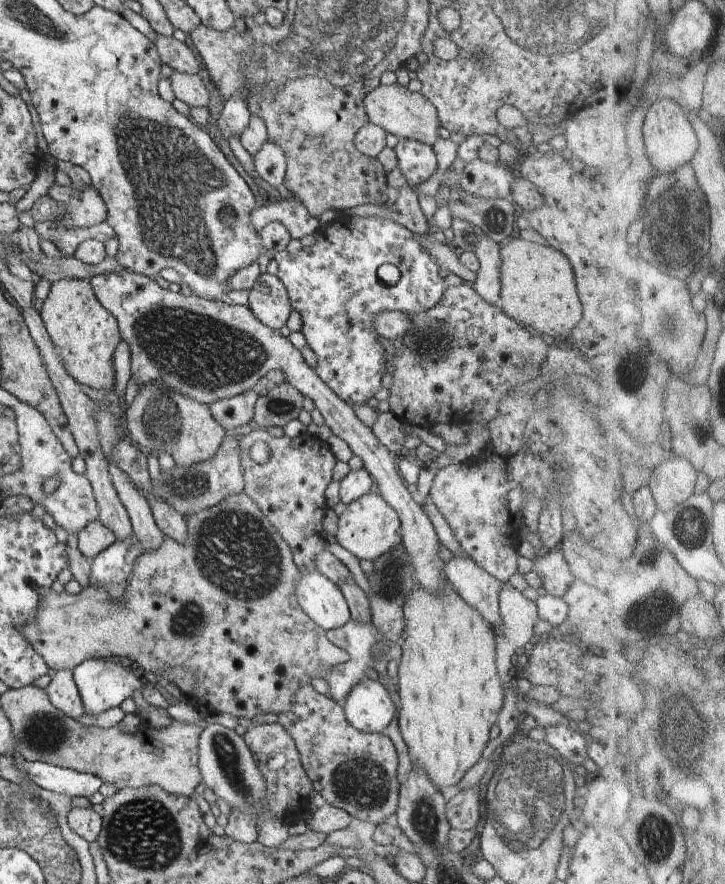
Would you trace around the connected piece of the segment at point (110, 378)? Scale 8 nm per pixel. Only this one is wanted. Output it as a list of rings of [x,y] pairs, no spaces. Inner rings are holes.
[[[62,279],[52,283],[40,314],[68,374],[82,385],[114,391],[113,360],[121,342],[120,330],[116,318],[96,299],[89,282],[86,279]]]

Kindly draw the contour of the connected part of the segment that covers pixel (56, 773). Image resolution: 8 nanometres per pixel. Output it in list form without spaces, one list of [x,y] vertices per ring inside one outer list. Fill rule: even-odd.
[[[24,761],[24,766],[38,787],[72,797],[90,797],[104,784],[94,774],[80,773],[67,767],[39,761]]]

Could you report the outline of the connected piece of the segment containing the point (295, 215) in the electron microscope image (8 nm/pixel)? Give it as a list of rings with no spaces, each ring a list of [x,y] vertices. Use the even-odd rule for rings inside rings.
[[[286,198],[286,200],[280,200],[280,202],[272,201],[271,205],[264,206],[264,208],[254,208],[250,214],[250,226],[254,226],[256,234],[260,237],[260,232],[264,229],[264,226],[267,226],[270,222],[280,222],[292,239],[302,239],[304,236],[315,235],[322,225],[319,223],[319,220],[313,218],[311,214],[304,208],[304,204],[300,202],[298,198]]]

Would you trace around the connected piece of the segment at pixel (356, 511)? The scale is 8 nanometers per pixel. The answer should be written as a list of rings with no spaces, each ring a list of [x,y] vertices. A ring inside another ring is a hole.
[[[373,490],[346,506],[346,510],[338,516],[335,537],[340,546],[359,560],[372,561],[390,552],[394,546],[401,544],[400,520],[386,500],[376,490]]]

